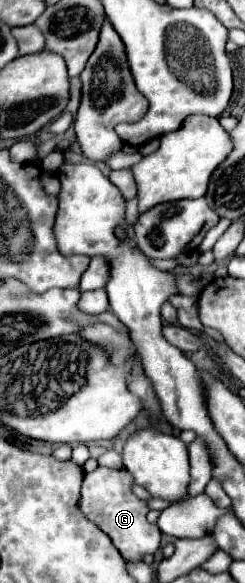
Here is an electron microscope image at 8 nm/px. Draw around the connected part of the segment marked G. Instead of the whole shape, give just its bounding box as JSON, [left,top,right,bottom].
[81,466,161,560]

